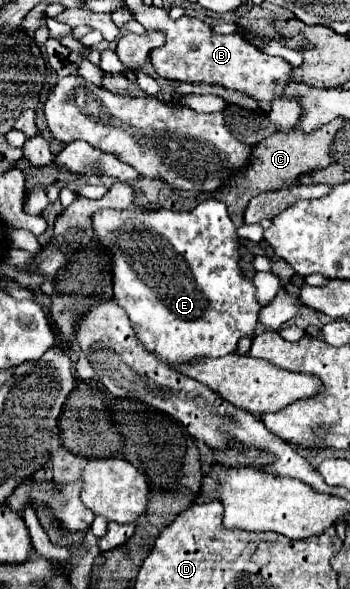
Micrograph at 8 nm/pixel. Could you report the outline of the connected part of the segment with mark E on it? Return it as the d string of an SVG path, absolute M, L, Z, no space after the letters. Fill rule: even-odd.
M204 200L192 212L104 208L92 218L92 230L98 244L112 258L114 300L126 310L138 340L168 364L188 362L192 358L218 358L232 354L242 336L252 336L258 324L260 304L252 280L240 270L240 238L232 224L226 204L220 200Z

